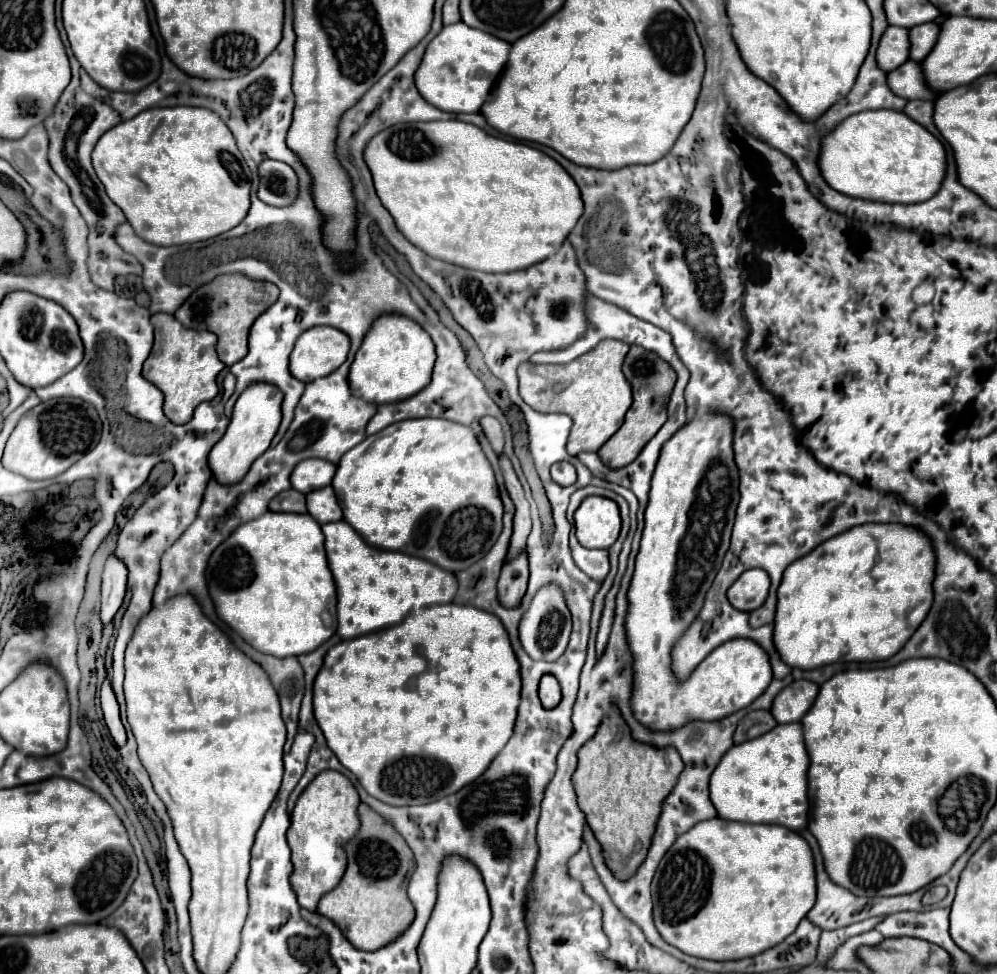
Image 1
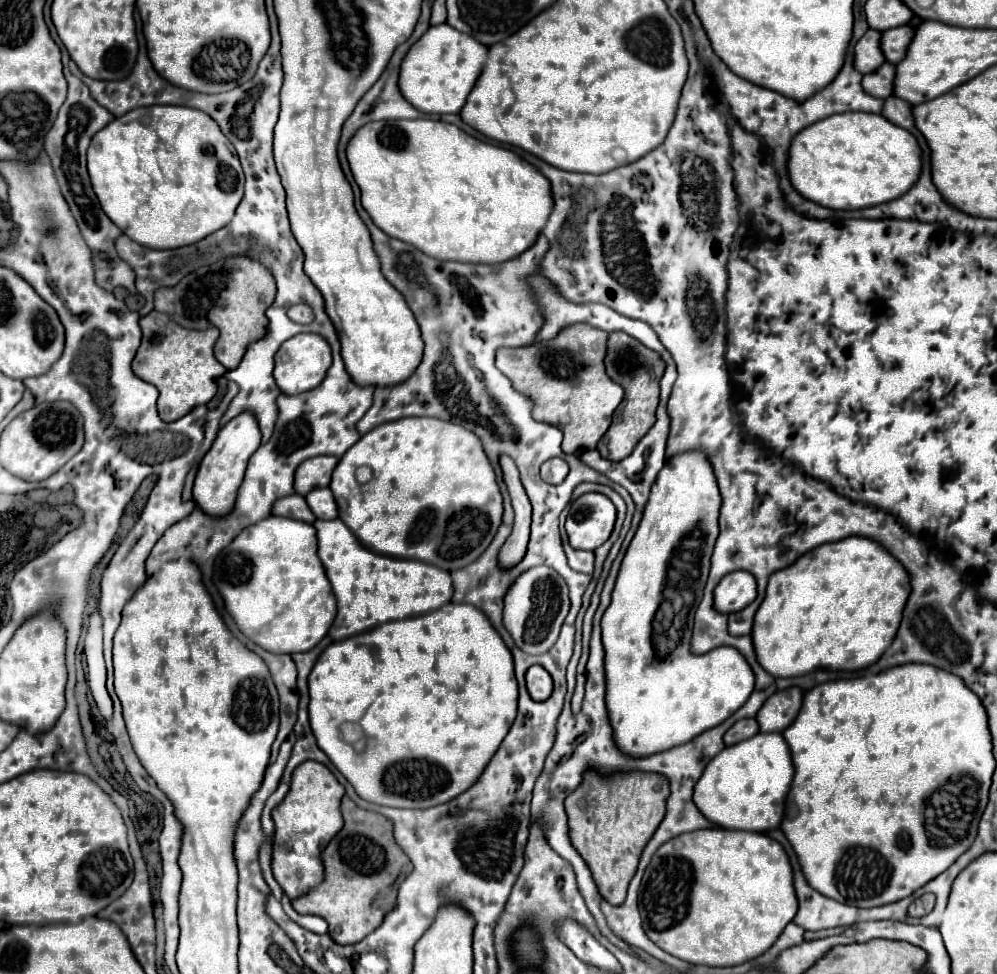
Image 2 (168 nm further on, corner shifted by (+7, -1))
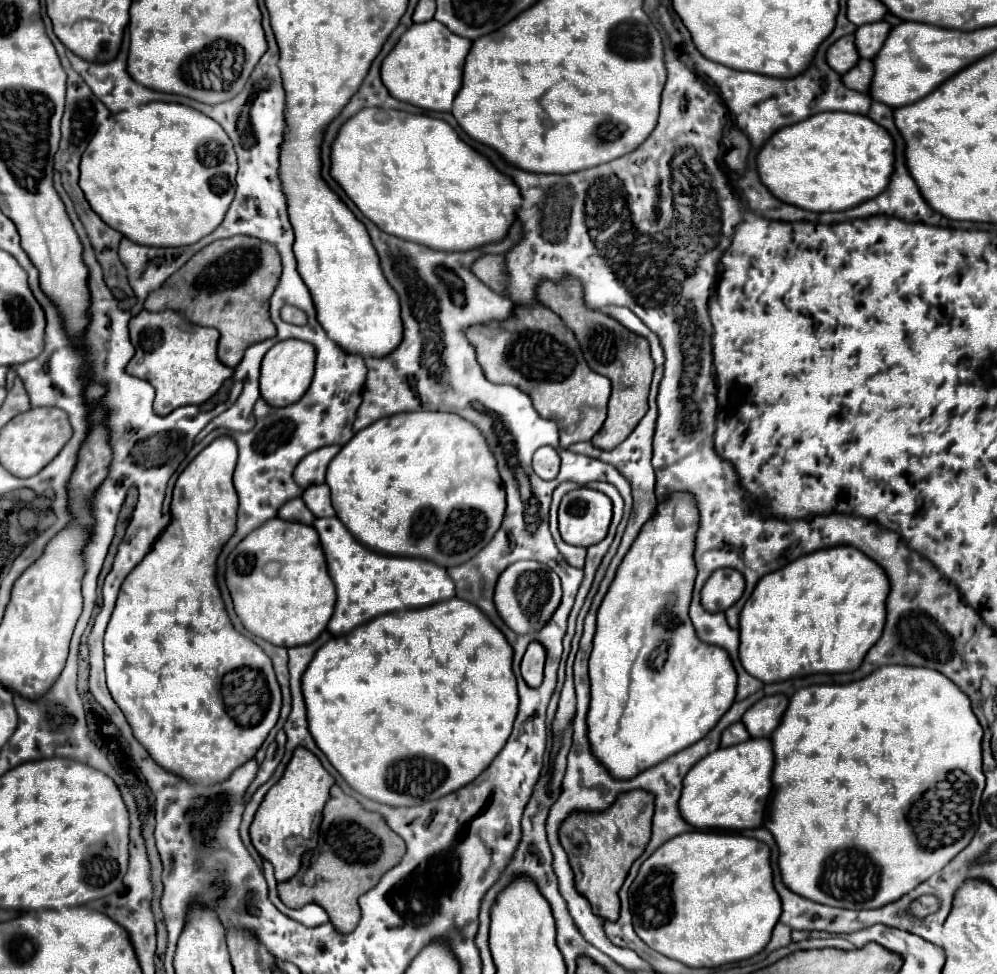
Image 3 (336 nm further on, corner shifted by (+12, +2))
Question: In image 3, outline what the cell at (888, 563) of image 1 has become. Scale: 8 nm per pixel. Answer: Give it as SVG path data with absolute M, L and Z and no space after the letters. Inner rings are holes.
M850 546L806 554L762 576L740 612L740 662L764 684L806 674L854 672L882 636L890 582L878 564Z

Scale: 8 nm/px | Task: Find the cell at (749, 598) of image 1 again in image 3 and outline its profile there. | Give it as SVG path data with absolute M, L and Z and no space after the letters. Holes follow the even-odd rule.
M720 568L716 570L704 584L700 596L702 606L708 612L722 612L728 610L744 592L744 580L738 570Z

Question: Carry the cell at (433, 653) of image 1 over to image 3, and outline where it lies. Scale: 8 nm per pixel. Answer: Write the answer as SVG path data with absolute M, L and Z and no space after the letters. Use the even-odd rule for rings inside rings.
M450 598L426 608L418 610L402 610L392 614L382 614L368 624L354 628L352 632L328 640L308 664L308 670L302 678L302 692L308 708L308 724L310 734L314 736L318 748L326 754L330 764L340 772L340 776L362 796L372 798L382 804L394 806L414 806L424 804L430 800L438 800L466 784L470 784L504 748L512 724L518 712L518 690L516 690L516 676L512 672L512 646L508 644L506 636L484 616L484 612L460 598Z

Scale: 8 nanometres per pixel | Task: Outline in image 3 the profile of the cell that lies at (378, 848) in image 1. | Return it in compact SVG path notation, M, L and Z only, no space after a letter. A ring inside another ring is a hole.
M332 786L330 800L324 806L316 854L312 856L308 868L302 868L286 882L278 882L280 900L288 908L302 908L304 904L314 902L328 912L330 922L340 932L348 934L358 926L360 920L358 898L368 892L388 868L402 860L404 848L404 840L392 832L378 812L364 810L360 802L344 794L340 786Z

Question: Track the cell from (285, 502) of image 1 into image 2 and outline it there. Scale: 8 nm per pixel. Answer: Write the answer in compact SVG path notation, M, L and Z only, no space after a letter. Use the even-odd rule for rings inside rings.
M287 495L275 501L273 505L273 515L283 515L291 519L299 519L305 523L313 523L315 515L311 515L311 509L305 503L305 497L301 495Z

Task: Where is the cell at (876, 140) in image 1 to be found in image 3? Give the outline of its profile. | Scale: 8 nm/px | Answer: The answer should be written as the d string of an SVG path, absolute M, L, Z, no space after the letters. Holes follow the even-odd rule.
M820 112L774 132L774 136L770 136L770 140L766 140L766 144L756 154L756 170L760 182L778 200L810 212L840 212L878 196L888 186L890 172L894 170L892 150L894 142L888 132L868 116L848 112Z

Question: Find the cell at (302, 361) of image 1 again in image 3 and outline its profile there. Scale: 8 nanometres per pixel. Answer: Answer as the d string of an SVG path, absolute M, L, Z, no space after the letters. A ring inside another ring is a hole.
M282 340L274 344L266 352L262 360L262 372L260 372L260 396L266 400L266 404L274 408L282 408L298 402L312 382L314 360L316 360L316 352L314 352L314 346L308 342Z

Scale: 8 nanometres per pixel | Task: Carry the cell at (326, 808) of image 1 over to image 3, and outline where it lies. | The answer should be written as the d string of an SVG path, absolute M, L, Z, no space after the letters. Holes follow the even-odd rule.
M296 748L282 778L264 796L254 816L254 822L250 826L250 838L258 854L274 866L274 876L278 882L284 882L298 872L302 854L300 854L300 848L296 846L288 848L288 840L298 838L300 842L310 838L312 820L316 812L322 812L332 784L334 784L334 778L324 770L320 760L308 748Z

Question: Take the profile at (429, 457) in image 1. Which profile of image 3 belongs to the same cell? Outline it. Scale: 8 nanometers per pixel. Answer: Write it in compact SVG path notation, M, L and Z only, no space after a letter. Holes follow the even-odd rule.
M408 412L408 414L394 414L394 416L386 416L370 426L366 426L364 430L360 430L358 434L354 434L354 438L342 446L342 450L334 456L334 460L328 466L328 486L332 490L332 504L336 510L336 516L342 520L342 524L350 530L350 534L360 540L362 544L366 544L366 548L374 550L374 552L382 552L382 554L392 554L392 556L414 556L414 558L426 558L432 560L444 568L450 566L458 566L468 562L470 558L474 558L490 540L492 536L498 532L502 518L504 518L504 510L506 510L506 496L502 490L502 480L500 474L496 470L496 458L490 452L484 436L480 434L480 430L460 418L458 414L448 414L448 412Z

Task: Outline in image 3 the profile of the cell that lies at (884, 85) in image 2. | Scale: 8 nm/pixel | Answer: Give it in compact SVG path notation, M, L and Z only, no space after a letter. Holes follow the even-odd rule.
M858 60L858 64L848 70L846 74L842 74L842 84L850 90L858 90L858 92L868 92L870 80L872 80L872 62L870 60Z

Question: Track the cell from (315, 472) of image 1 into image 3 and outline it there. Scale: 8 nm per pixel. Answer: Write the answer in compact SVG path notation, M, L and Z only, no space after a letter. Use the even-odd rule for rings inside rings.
M332 444L332 446L318 448L318 450L310 452L306 458L302 458L294 470L296 484L300 488L308 488L310 484L322 484L326 478L326 468L328 468L330 460L338 454L338 450L340 450L340 446Z

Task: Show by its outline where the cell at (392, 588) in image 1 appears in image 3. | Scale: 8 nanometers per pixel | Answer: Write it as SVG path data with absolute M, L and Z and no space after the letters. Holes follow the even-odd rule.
M318 518L314 520L316 532L320 536L330 576L336 584L336 610L328 624L328 630L336 636L348 634L356 626L370 622L372 618L406 608L422 608L434 602L454 598L454 582L446 568L418 558L384 556L362 546L338 518Z

